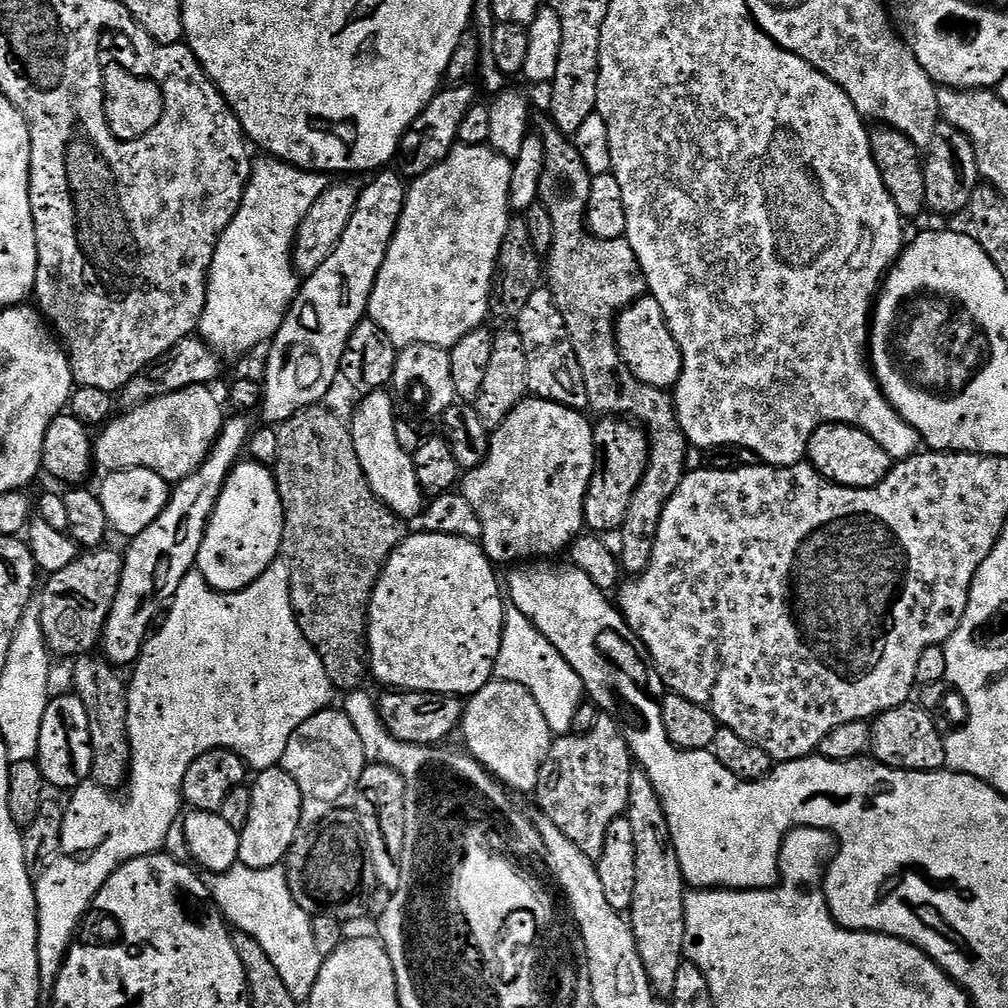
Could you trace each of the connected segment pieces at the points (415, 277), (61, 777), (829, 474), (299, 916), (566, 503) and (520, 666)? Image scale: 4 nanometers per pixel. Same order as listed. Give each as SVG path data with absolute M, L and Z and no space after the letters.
M460 146L453 151L452 155L447 156L444 161L438 166L434 166L427 172L426 174L422 174L421 176L415 177L411 181L410 187L407 189L405 198L404 198L404 209L400 214L400 220L396 223L396 232L392 235L392 240L388 243L388 252L384 255L384 261L382 262L380 269L378 270L378 274L376 275L376 281L372 286L372 293L370 294L370 298L368 299L368 310L366 313L367 319L371 321L371 323L377 324L377 326L384 331L385 336L388 337L389 340L392 341L393 345L396 346L407 346L409 344L433 344L434 346L438 346L439 348L447 348L451 350L456 343L459 342L460 339L466 338L468 334L475 331L476 328L481 327L485 323L484 319L489 319L490 313L488 311L488 292L492 288L492 278L496 275L496 259L498 258L498 254L500 253L500 247L502 246L502 238L506 234L506 230L508 229L508 221L509 217L507 215L504 216L504 208L506 209L506 201L508 198L508 187L510 186L510 182L512 181L512 165L513 161L504 156L500 156L499 153L493 152L492 149L488 146L481 146L479 148L469 148Z
M74 695L49 699L46 714L42 714L42 730L38 734L36 763L44 775L45 785L75 790L92 774L92 747L90 746L90 718L86 718L86 706Z
M824 424L811 436L807 459L813 468L832 483L846 488L874 488L892 470L894 461L869 438L851 425Z
M237 863L235 868L227 868L225 872L212 874L206 883L210 900L221 916L236 932L245 932L274 962L278 974L282 974L282 982L286 982L286 990L298 1002L307 1002L312 996L314 982L320 973L322 957L314 946L312 933L312 917L294 902L294 894L290 894L288 874L283 867L247 868Z
M525 398L520 401L520 405L510 413L502 423L491 433L488 441L488 456L477 468L467 469L462 476L462 495L466 498L468 505L474 510L476 523L479 528L478 536L482 541L484 553L487 554L493 565L512 564L517 562L536 562L539 556L556 556L560 551L571 549L577 536L585 531L584 522L584 499L590 487L590 478L596 473L596 447L594 446L594 434L592 433L594 424L590 419L584 417L583 411L567 408L561 404L555 404L549 400L539 398Z
M511 606L504 609L504 633L494 676L497 680L509 680L525 688L534 702L538 702L552 733L570 733L574 712L586 696L584 683L562 658L560 651L517 608Z

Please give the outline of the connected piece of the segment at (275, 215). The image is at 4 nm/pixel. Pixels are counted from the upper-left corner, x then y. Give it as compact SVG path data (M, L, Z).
M261 156L252 163L250 175L236 214L216 242L212 267L208 269L208 293L198 325L199 339L213 352L224 356L240 356L251 348L267 345L282 326L289 306L296 299L298 276L293 267L293 245L302 218L329 187L331 179L323 173L307 172L275 157Z

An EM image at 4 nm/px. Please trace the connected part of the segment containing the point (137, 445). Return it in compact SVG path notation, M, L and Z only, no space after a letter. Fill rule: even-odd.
M195 384L165 396L155 396L145 404L135 405L128 410L125 416L109 419L100 432L104 433L98 438L96 436L94 440L95 463L97 465L100 463L108 472L124 472L128 468L145 468L169 482L185 480L190 473L200 469L200 465L208 457L209 450L212 449L216 439L220 436L220 431L224 428L226 412L222 404L222 409L220 409L220 404L216 401L212 390L211 387L203 384Z

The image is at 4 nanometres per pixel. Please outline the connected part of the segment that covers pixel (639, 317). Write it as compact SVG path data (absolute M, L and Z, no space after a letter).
M644 295L620 313L614 324L617 355L637 383L665 390L675 387L683 360L680 348L668 331L661 306L651 295Z

